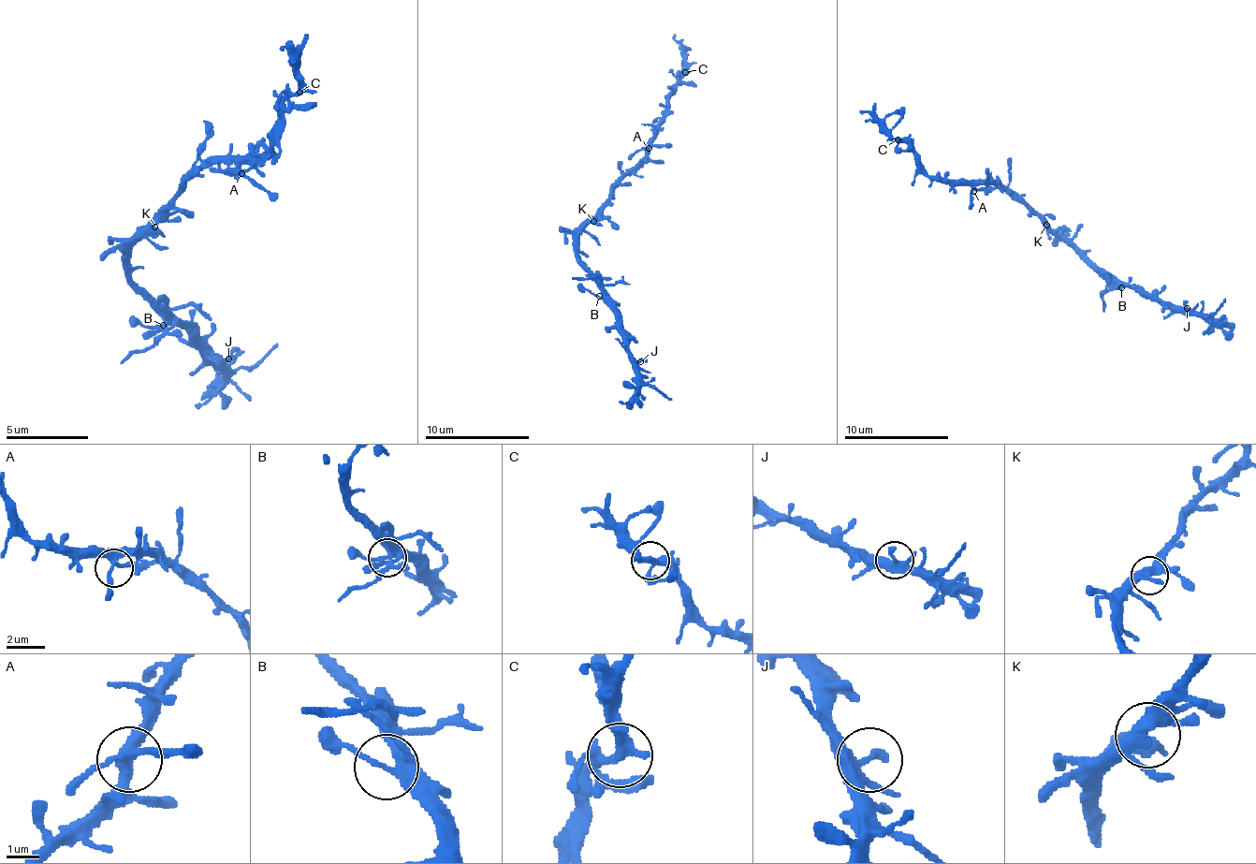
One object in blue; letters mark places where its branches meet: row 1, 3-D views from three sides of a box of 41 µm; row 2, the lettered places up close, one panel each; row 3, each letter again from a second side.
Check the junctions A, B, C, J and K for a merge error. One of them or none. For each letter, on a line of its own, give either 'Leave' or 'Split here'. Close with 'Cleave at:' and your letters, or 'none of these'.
A: Leave
B: Leave
C: Leave
J: Leave
K: Leave
Cleave at: none of these

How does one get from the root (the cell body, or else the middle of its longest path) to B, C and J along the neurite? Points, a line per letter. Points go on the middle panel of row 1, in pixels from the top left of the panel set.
B: (591, 218), (578, 234), (578, 262), (599, 283), (602, 291), (599, 296)
C: (591, 218), (609, 192), (643, 158), (646, 142), (664, 114), (666, 95), (685, 72)
J: (591, 218), (578, 234), (578, 262), (599, 283), (625, 338), (628, 353), (640, 361)

